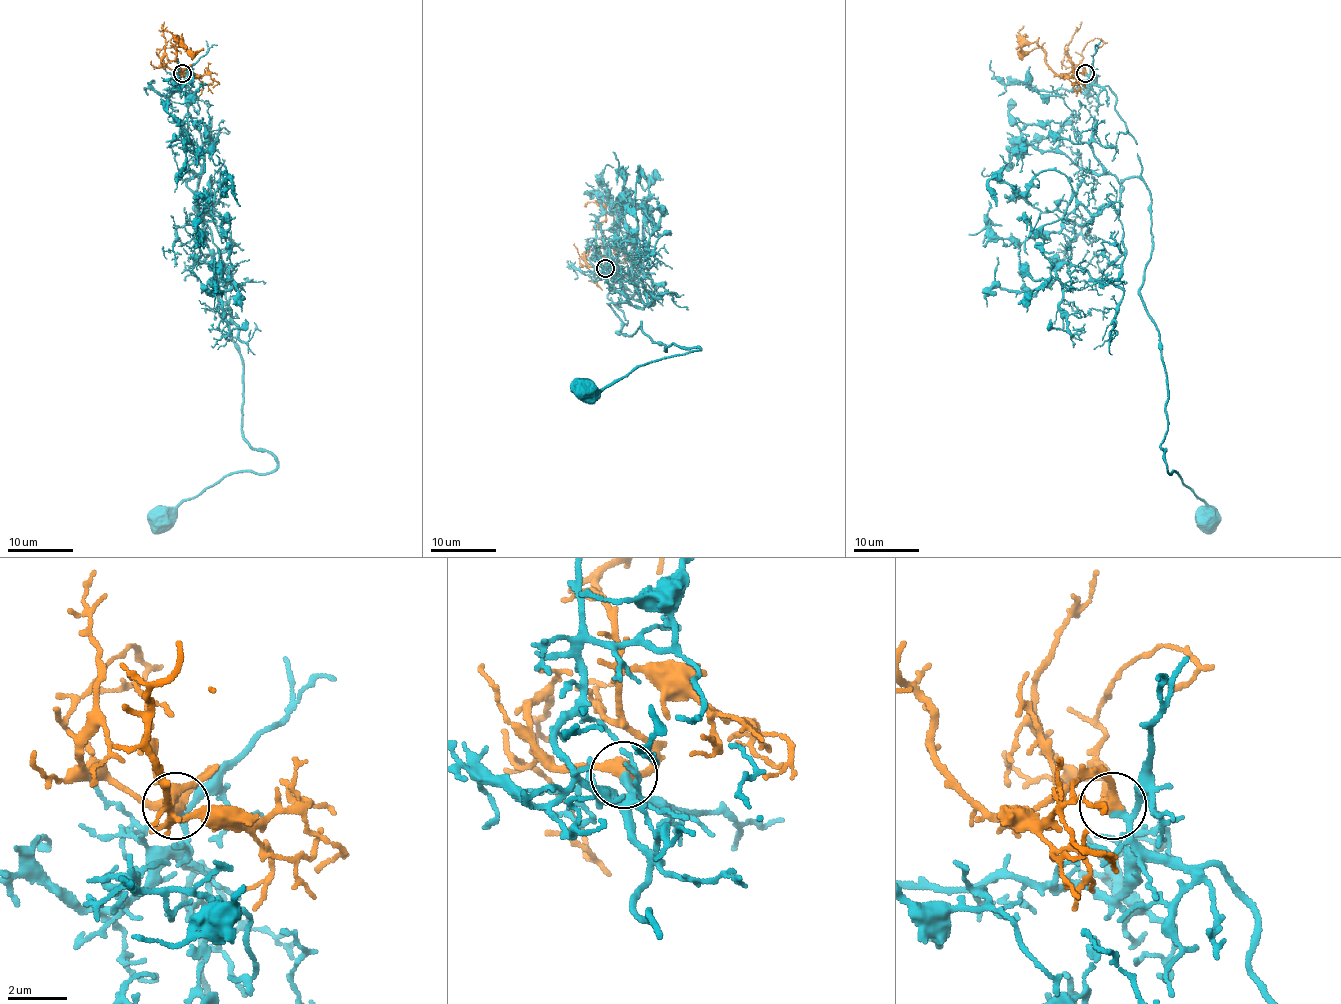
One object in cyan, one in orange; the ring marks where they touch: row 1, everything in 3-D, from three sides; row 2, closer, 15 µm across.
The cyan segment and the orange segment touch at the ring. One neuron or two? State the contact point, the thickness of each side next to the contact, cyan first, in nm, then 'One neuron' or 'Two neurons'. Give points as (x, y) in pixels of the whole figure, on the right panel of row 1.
Place: (1085, 73). Thickness 200 nm (cyan) against 400 nm. One neuron

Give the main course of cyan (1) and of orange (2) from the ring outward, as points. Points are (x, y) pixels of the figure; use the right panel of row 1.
1: (1085, 73), (1085, 92), (1056, 92), (1074, 113), (1057, 148), (1150, 197), (1160, 447), (1208, 517)
2: (1085, 73), (1079, 66), (1059, 76), (1034, 42), (1021, 48), (1026, 51), (1041, 46)

